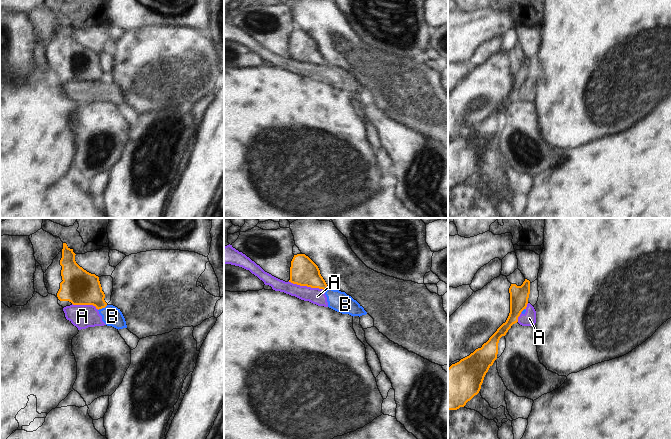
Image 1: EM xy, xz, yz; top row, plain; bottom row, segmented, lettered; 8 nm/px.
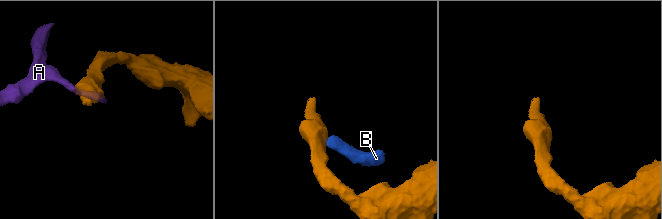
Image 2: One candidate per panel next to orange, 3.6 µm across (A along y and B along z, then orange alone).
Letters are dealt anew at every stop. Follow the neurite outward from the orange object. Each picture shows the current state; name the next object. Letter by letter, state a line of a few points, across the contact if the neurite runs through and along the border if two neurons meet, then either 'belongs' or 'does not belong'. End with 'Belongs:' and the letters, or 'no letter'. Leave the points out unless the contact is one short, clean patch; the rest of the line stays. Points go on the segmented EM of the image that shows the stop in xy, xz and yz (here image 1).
A: does not belong
B: xy (107, 305), (98, 310) | does not belong
Belongs: no letter

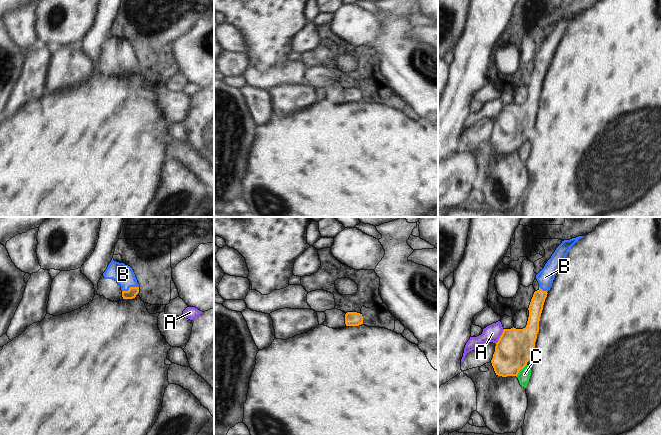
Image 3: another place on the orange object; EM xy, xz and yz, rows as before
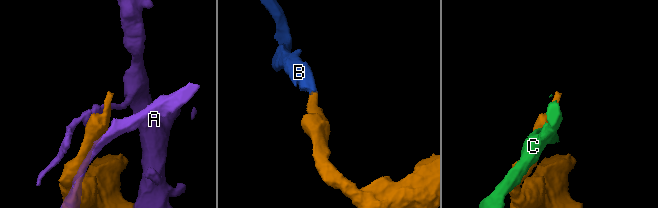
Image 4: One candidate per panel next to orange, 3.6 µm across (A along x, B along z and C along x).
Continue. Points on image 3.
A: does not belong
B: xy (133, 291), (130, 287), (123, 274) | belongs
C: does not belong
Belongs: B

